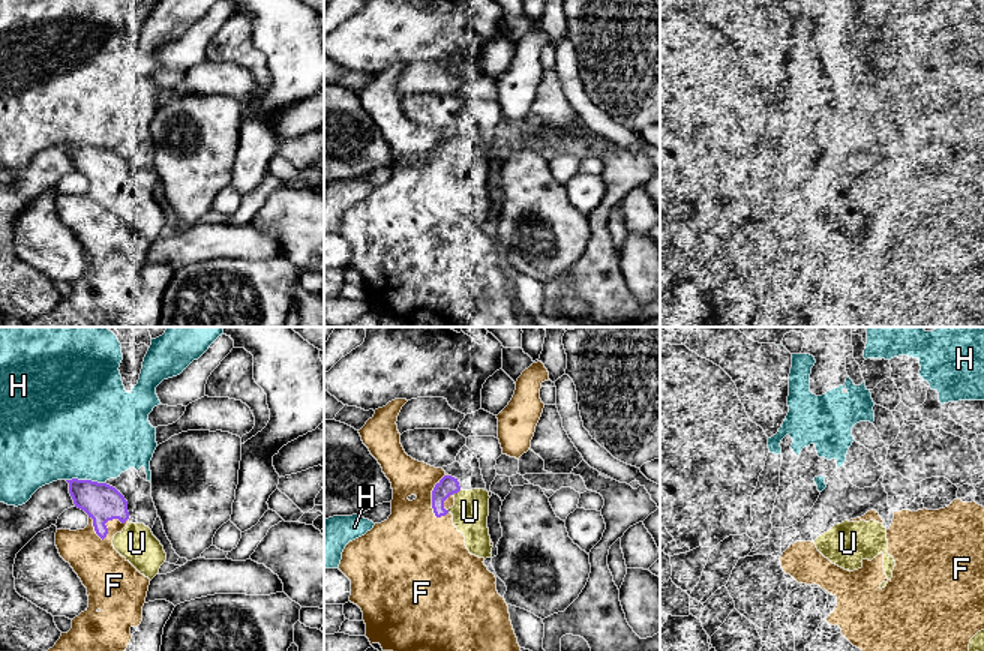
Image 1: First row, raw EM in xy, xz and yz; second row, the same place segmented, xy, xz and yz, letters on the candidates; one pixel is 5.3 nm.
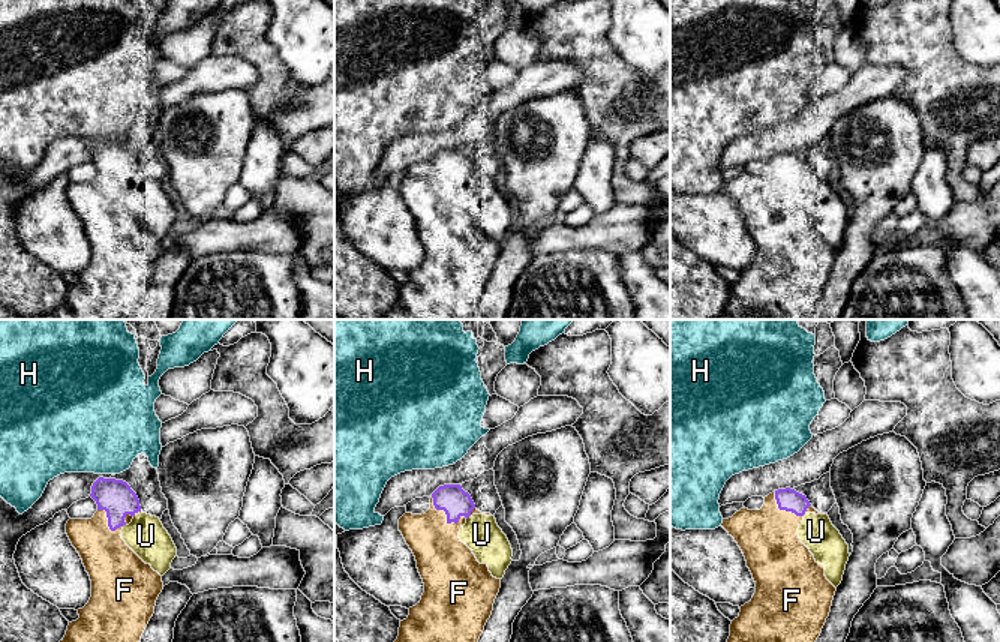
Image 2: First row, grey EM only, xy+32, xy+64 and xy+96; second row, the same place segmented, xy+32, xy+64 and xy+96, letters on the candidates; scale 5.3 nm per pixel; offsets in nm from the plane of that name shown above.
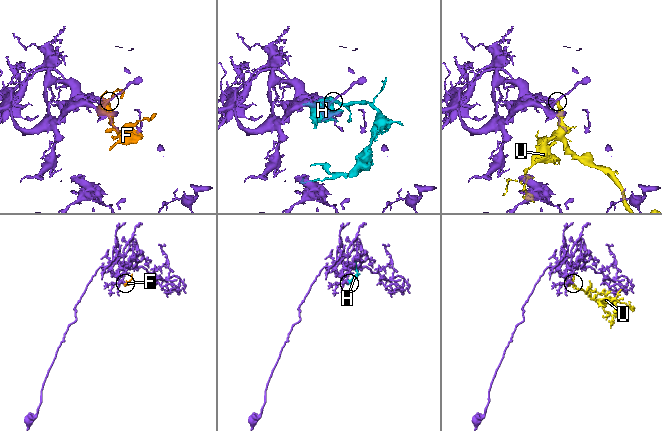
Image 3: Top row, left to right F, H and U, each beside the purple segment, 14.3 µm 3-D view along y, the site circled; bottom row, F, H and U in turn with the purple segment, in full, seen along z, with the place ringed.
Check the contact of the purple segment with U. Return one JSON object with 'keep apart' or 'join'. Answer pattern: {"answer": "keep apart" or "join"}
{"answer": "join"}

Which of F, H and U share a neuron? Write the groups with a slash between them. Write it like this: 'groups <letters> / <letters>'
groups F / H / U

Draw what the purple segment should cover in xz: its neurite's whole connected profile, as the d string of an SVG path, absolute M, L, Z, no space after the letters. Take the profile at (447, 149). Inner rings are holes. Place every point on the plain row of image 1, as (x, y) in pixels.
M444 140L432 154L432 172L436 182L453 178L453 189L465 201L471 219L492 222L488 192L489 156L484 153L462 154L458 142Z

